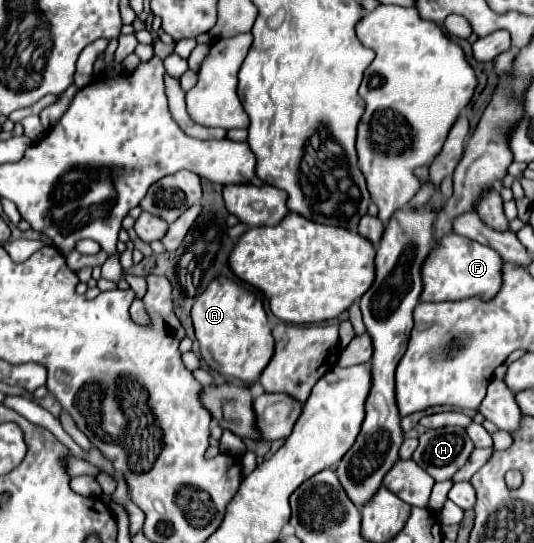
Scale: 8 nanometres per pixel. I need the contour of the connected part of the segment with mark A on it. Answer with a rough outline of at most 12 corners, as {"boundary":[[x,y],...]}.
{"boundary":[[219,277],[191,319],[207,365],[255,385],[273,357],[263,299]]}

